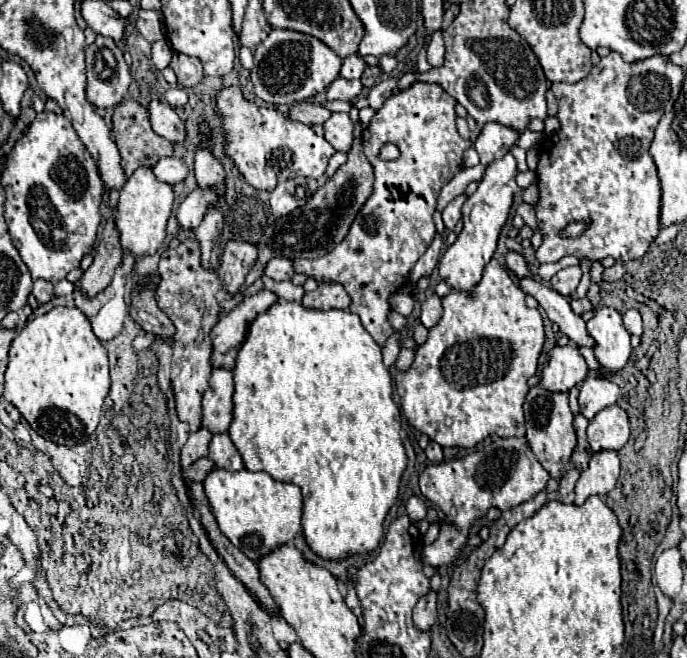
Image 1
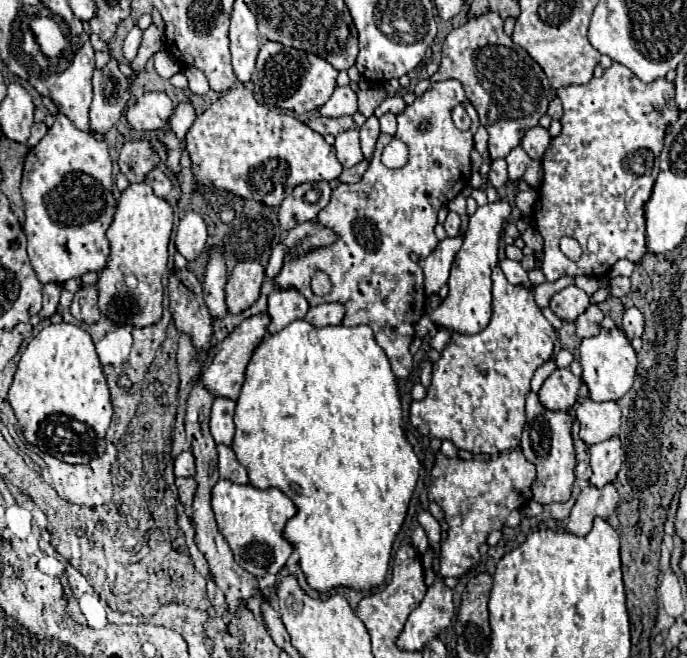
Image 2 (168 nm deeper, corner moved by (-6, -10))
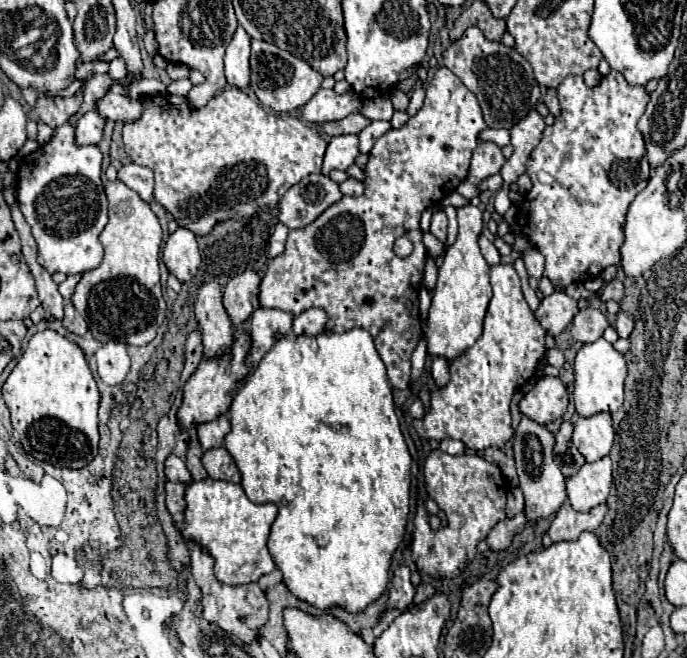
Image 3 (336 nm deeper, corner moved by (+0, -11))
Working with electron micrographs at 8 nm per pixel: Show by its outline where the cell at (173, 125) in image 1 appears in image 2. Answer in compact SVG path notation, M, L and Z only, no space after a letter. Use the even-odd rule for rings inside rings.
M152 91L138 97L136 103L126 109L126 121L136 131L160 131L168 125L172 111L174 105L170 97L162 91Z

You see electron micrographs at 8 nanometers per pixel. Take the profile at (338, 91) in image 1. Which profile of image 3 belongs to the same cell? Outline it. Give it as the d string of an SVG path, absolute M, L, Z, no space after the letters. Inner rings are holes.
M320 88L312 100L302 108L302 116L306 122L322 124L332 120L342 120L344 116L360 110L360 98L354 92L336 94L334 90Z

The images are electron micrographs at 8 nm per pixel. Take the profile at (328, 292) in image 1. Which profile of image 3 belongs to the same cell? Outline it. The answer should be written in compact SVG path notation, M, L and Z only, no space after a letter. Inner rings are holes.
M310 308L310 310L304 310L300 316L294 318L292 332L294 332L294 334L316 336L316 334L324 332L326 320L328 320L328 314L326 314L322 308Z

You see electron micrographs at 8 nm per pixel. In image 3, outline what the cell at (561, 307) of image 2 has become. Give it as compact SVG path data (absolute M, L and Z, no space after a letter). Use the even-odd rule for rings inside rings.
M554 292L540 302L534 316L544 330L556 336L572 322L576 312L578 312L578 302L574 298L570 298L566 292Z

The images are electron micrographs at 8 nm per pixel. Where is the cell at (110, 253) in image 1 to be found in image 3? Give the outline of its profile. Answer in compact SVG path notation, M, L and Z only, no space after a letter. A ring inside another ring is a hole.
M68 302L66 304L66 310L64 310L64 320L62 320L62 324L70 330L70 332L74 332L74 334L80 334L80 336L84 336L86 334L86 330L88 330L88 326L86 326L86 322L84 322L84 318L80 316L80 312Z

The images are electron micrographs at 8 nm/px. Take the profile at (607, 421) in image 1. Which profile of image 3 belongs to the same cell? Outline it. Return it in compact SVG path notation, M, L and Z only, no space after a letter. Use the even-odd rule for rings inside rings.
M604 456L596 462L586 462L572 478L566 482L568 500L578 512L586 512L602 502L606 502L612 484L612 462Z

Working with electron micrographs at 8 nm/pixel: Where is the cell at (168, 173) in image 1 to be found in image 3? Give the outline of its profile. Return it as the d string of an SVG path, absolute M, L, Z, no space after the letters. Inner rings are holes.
M128 164L118 170L118 178L128 188L138 192L144 202L154 200L154 172L150 172L150 168L138 166L138 164Z

